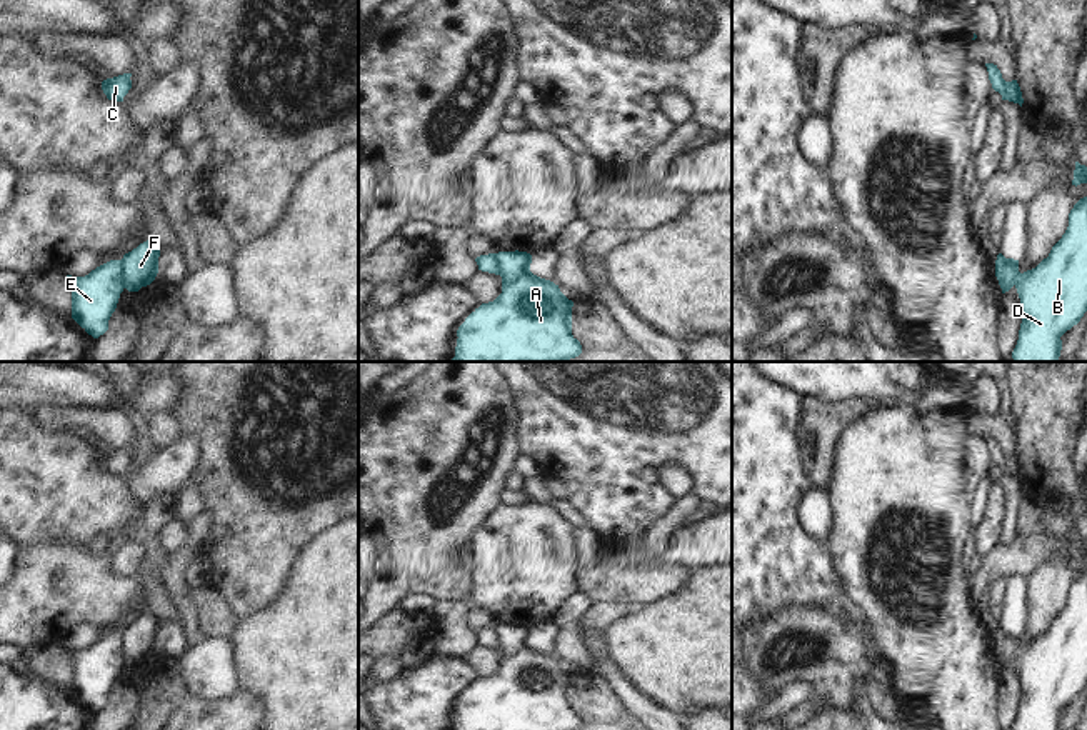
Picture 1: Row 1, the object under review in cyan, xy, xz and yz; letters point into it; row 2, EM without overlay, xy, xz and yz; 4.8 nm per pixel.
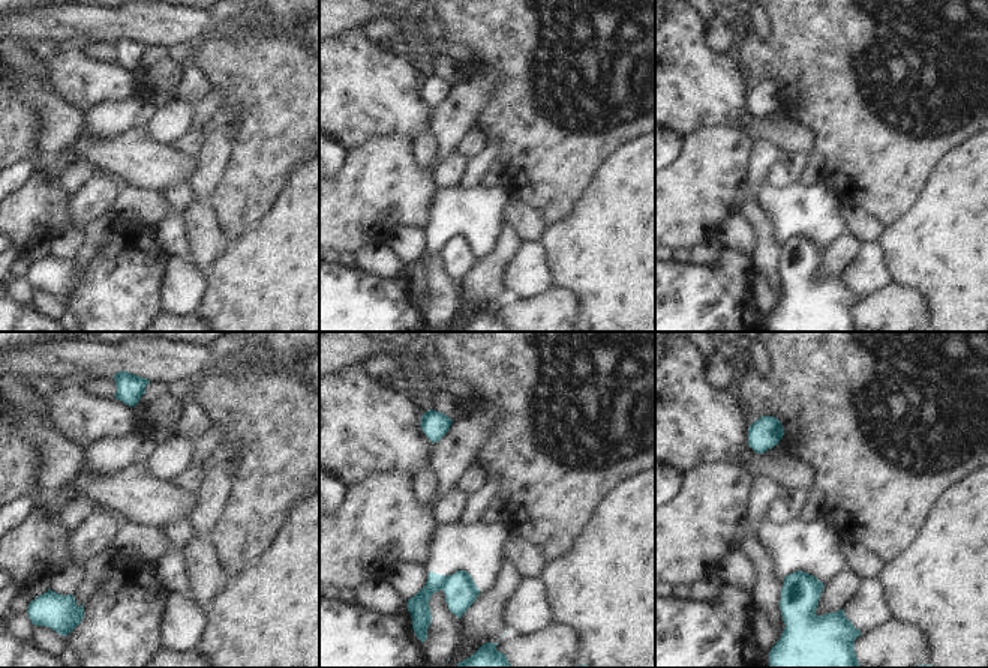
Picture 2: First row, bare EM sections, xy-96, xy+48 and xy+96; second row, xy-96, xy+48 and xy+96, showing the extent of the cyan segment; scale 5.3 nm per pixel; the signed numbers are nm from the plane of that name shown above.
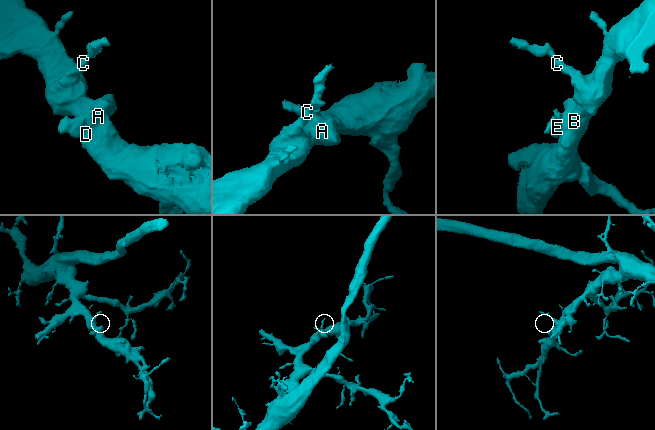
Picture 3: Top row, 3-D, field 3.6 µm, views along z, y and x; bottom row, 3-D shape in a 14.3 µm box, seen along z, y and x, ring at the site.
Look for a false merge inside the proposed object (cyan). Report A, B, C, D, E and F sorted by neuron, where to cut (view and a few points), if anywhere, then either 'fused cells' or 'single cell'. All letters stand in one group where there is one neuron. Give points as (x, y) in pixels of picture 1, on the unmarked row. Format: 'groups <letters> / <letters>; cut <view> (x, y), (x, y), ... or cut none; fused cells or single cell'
groups A B C D F / E; cut xy (122, 632), (125, 660); fused cells

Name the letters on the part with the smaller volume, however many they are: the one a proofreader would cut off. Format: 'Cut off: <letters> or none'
Cut off: E

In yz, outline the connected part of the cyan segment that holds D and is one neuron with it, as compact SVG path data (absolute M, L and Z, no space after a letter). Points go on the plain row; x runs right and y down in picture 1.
M1087 570L1074 578L1065 607L1035 642L1020 647L1019 638L1007 640L1005 635L999 627L995 650L1002 667L1015 660L1022 677L1022 697L1012 730L1060 730L1060 710L1087 685Z

